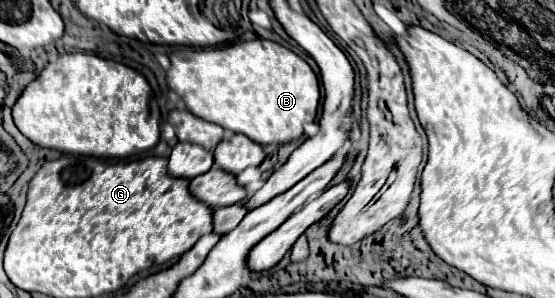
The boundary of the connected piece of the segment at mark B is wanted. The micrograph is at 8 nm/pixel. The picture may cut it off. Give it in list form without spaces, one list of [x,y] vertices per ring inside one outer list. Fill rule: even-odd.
[[[253,39],[243,43],[233,43],[219,49],[201,49],[189,51],[181,49],[169,55],[171,67],[165,73],[165,81],[171,91],[175,91],[189,113],[195,117],[221,125],[233,133],[247,135],[259,145],[269,143],[287,143],[295,137],[303,135],[303,125],[313,123],[319,105],[319,81],[313,69],[293,51],[285,49],[283,45],[267,39]]]

